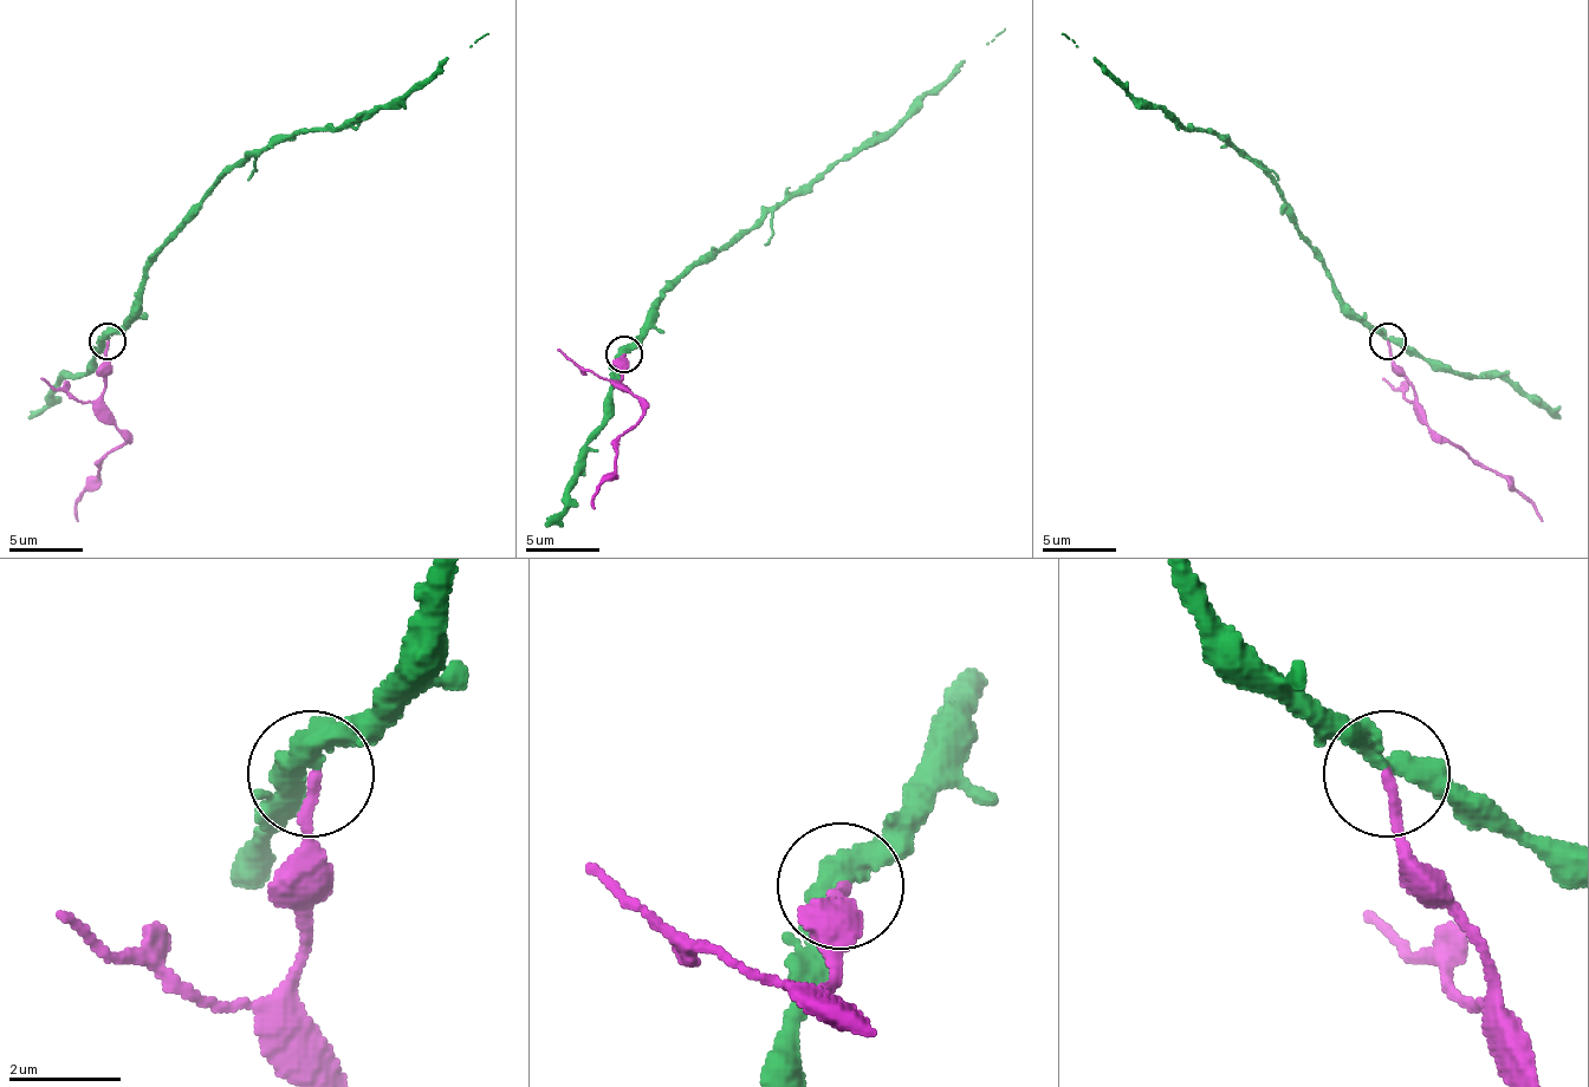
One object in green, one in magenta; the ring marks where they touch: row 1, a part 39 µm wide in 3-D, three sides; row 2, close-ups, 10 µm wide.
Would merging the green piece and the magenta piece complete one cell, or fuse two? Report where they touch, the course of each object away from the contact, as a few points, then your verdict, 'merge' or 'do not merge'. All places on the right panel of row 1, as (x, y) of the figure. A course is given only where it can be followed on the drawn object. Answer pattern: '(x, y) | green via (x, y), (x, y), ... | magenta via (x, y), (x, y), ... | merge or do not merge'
(1388, 342) | green via (1387, 340), (1343, 300), (1321, 253), (1266, 171), (1233, 143), (1193, 131), (1160, 110), (1145, 110), (1061, 33) | magenta via (1387, 340), (1390, 363), (1416, 396), (1416, 414), (1471, 461), (1500, 473), (1534, 506), (1541, 520) | do not merge

